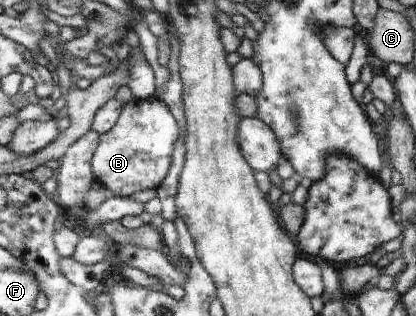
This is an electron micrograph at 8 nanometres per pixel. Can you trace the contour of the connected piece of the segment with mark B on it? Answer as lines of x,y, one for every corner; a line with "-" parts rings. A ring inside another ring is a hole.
131,100
123,105
115,127
99,136
99,147
93,154
93,173
97,181
114,196
128,197
161,185
171,165
171,151
177,139
177,123
163,100

